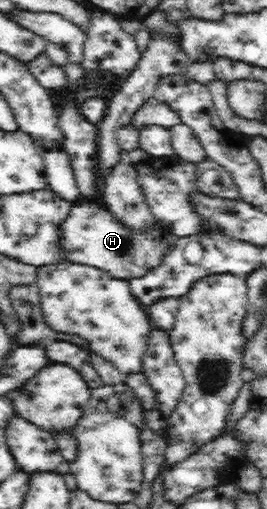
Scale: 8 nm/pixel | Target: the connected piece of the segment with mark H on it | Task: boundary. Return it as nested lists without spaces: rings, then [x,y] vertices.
[[[82,201],[69,211],[62,228],[62,247],[68,252],[67,260],[108,271],[110,276],[120,280],[142,278],[162,266],[164,258],[179,239],[168,224],[156,218],[144,228],[130,227],[102,201]]]

